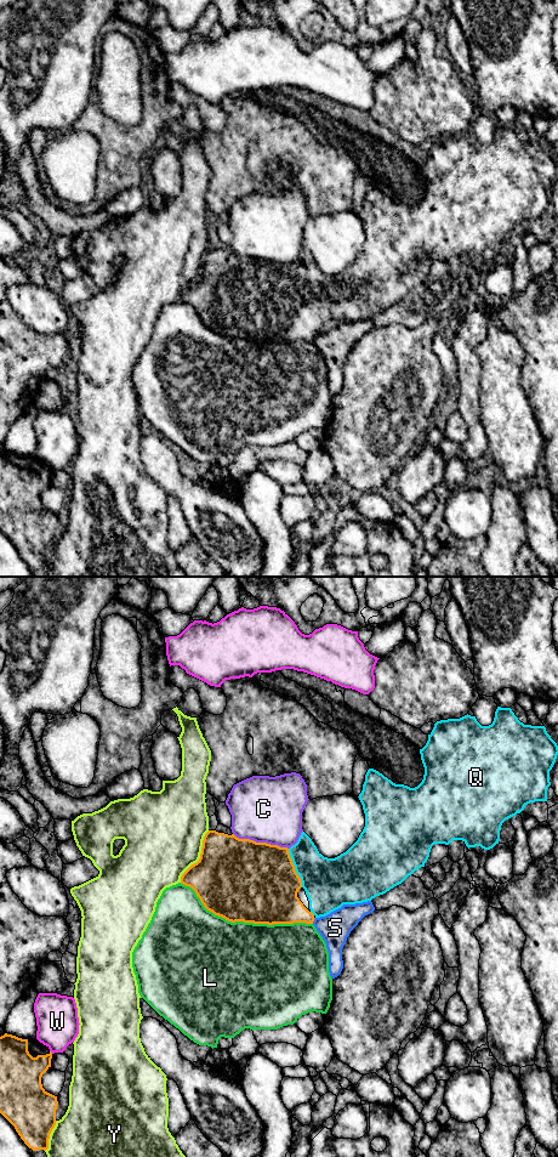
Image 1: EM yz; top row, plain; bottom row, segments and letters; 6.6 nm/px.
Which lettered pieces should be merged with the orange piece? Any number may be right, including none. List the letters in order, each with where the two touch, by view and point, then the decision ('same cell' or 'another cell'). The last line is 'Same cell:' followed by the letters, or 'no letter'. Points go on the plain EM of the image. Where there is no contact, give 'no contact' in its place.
C: yz (261, 260) | another cell
L: yz (244, 339) | another cell
Q: yz (294, 285) | same cell
S: yz (313, 338) | another cell
W: no contact | another cell
Y: yz (200, 274) | another cell
Same cell: Q

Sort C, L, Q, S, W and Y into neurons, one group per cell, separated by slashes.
C / L / Q / S / W / Y

